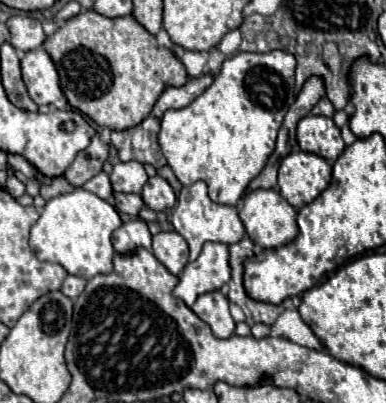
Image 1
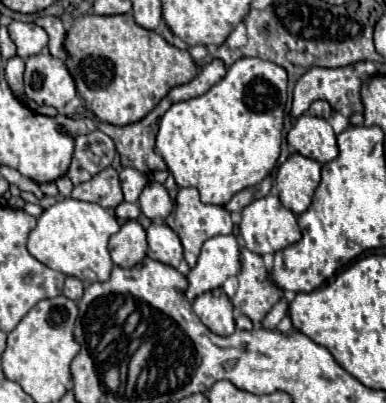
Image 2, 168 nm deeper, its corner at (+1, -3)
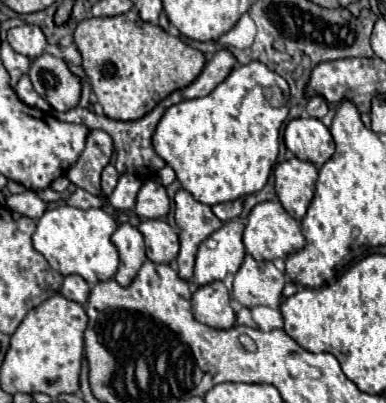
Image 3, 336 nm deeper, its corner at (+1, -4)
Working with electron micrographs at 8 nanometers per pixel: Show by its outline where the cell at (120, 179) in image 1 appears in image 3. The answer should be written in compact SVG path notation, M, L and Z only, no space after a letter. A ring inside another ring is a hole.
M122 174L118 178L118 186L108 198L108 202L118 210L132 210L136 204L136 197L142 186L142 181L134 174Z

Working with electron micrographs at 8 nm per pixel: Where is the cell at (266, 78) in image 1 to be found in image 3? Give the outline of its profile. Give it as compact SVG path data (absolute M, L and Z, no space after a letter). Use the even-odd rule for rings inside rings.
M262 62L236 66L208 96L170 106L160 118L152 146L174 168L178 182L202 204L230 202L264 188L276 164L282 122L288 116L288 84ZM266 92L278 92L280 102L268 102Z

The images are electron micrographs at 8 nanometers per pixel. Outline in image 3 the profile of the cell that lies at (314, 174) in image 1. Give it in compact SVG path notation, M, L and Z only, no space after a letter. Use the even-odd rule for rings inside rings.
M290 158L274 168L274 188L284 210L298 222L304 218L316 188L318 172L312 162Z

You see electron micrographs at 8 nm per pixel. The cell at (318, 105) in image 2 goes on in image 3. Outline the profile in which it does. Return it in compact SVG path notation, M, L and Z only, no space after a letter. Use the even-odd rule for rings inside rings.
M310 98L308 104L306 104L306 112L312 118L324 118L326 112L328 112L328 104L326 104L324 98Z

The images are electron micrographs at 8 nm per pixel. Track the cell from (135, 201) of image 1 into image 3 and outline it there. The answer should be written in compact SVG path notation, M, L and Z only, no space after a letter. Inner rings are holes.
M112 164L104 166L104 170L102 170L102 194L110 196L114 192L116 184L118 184L118 172L116 172L116 168Z

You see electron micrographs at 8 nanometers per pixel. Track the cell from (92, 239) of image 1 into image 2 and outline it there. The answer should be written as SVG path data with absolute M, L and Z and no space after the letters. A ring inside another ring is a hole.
M72 197L58 199L38 217L38 225L28 235L28 251L50 269L72 275L84 283L108 281L114 267L108 253L108 239L118 229L118 219L110 209Z

